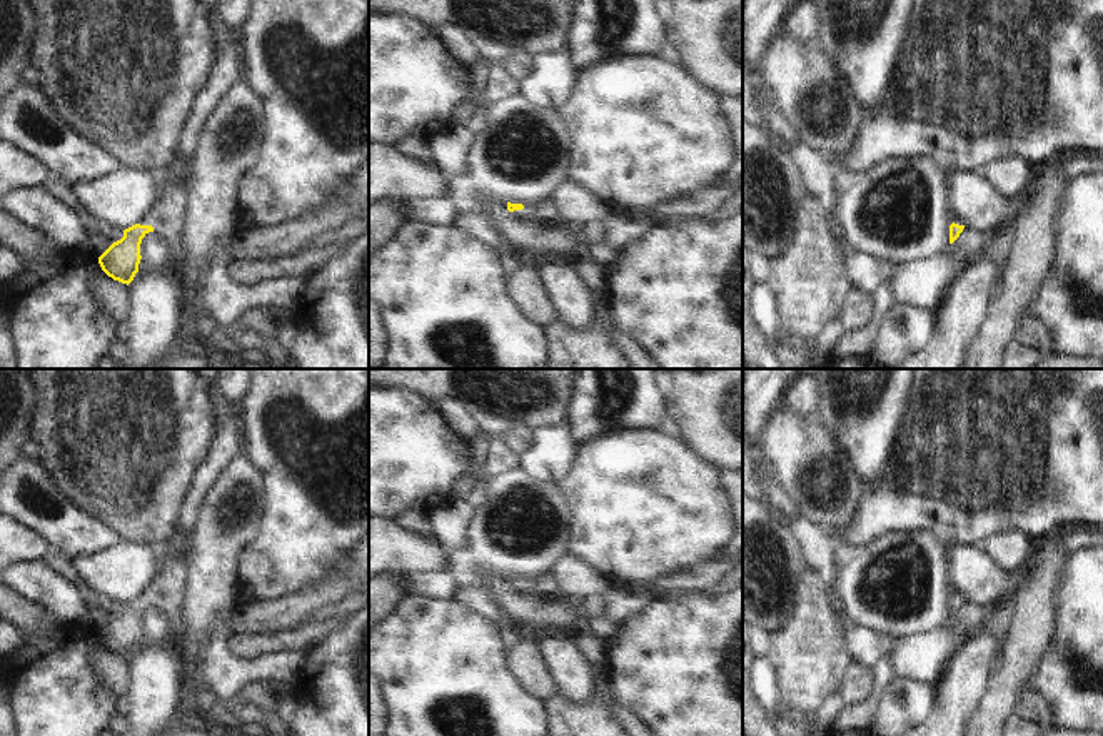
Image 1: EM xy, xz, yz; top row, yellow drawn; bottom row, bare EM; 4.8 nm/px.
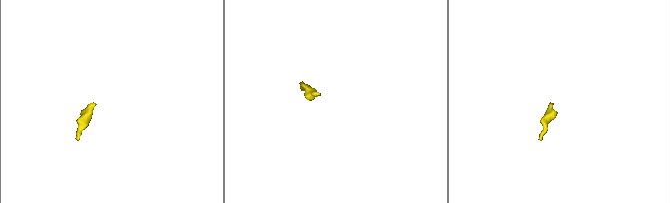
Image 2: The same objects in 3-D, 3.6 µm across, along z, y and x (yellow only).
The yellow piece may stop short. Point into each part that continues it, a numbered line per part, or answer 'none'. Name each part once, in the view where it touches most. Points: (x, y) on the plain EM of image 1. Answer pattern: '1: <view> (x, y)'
1: xy (167, 588)

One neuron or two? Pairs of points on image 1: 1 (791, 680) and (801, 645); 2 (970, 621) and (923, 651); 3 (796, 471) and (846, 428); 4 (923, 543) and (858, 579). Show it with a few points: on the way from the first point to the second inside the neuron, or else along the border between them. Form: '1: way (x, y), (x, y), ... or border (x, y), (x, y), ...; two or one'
1: way (800, 671), (801, 653); one
2: way (958, 630), (935, 651); one
3: border (815, 418), (848, 453), (856, 471); two
4: way (906, 559), (893, 559), (875, 578); one

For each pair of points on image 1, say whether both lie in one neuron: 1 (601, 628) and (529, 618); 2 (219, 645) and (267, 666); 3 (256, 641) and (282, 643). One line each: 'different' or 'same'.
1: same
2: same
3: same

